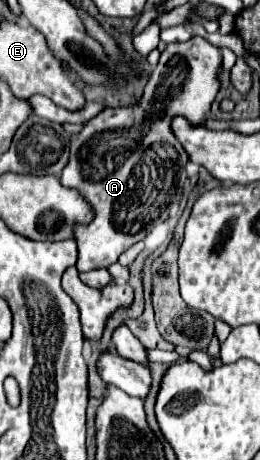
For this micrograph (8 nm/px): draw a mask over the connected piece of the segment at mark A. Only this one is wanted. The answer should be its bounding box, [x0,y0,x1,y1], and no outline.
[60,37,222,271]

